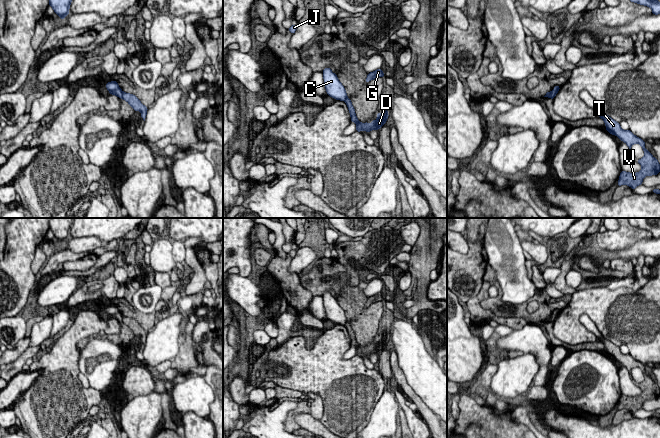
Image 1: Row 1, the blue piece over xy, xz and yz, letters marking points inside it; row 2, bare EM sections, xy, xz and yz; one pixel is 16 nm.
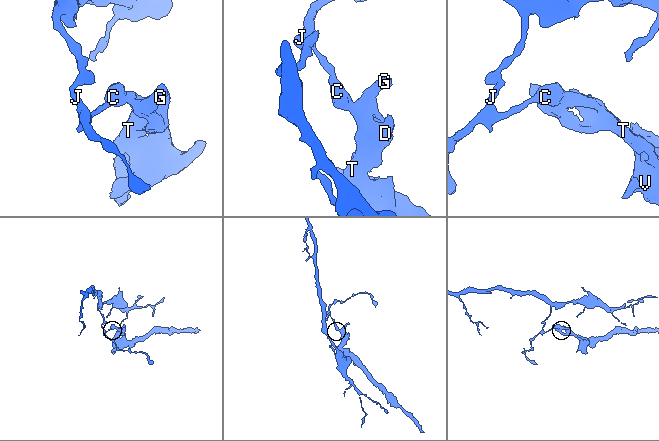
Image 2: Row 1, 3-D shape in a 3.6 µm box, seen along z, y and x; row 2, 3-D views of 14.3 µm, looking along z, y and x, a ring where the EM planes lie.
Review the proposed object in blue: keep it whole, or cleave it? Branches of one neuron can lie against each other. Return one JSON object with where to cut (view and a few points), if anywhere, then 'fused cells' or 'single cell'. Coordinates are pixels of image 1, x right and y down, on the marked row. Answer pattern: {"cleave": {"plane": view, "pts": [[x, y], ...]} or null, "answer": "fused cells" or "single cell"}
{"cleave": {"plane": "xy", "pts": [[123, 92], [121, 97]]}, "answer": "fused cells"}

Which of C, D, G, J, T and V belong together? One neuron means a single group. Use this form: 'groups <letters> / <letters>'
groups C J / D G T V

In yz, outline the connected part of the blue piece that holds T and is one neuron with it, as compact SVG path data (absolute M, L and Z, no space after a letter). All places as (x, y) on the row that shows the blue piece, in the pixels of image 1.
M603 112L598 115L602 118L606 125L606 130L612 135L616 135L621 141L625 142L631 151L631 146L635 143L641 145L644 151L644 157L637 160L638 163L642 166L642 170L637 173L629 173L622 171L619 176L618 186L628 185L632 189L635 189L638 185L641 185L643 178L645 176L657 175L660 172L660 165L656 158L646 150L645 141L635 136L630 130L623 130L620 126L620 123L613 120L611 117L607 116Z

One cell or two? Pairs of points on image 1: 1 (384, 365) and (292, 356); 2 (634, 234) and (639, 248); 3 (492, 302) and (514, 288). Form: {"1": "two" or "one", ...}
{"1": "two", "2": "two", "3": "two"}

